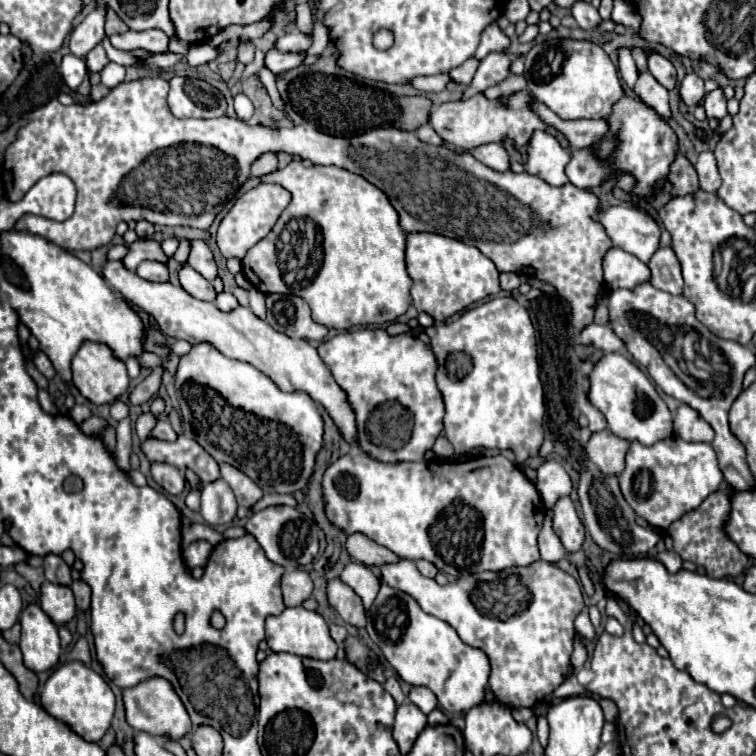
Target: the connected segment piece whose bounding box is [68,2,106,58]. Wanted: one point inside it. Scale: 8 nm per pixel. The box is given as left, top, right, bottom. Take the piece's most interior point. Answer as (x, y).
(90, 33)

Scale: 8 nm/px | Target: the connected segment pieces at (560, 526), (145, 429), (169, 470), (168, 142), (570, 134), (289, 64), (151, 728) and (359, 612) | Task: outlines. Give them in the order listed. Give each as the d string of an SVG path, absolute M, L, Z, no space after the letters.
M570 498L558 500L558 504L554 506L554 532L560 536L566 552L580 550L584 542L584 526Z
M150 412L142 414L142 416L138 418L138 422L136 422L136 432L138 432L140 440L146 440L148 434L150 434L150 430L152 430L152 420L148 420L148 418L150 418Z
M152 464L152 478L168 492L168 494L180 494L186 486L184 474L170 466L170 464Z
M156 76L122 82L112 88L110 94L100 102L64 106L58 100L50 100L46 106L34 110L30 114L30 122L18 130L16 140L6 148L4 154L6 174L2 178L6 200L18 202L36 184L36 180L48 176L48 172L62 172L68 174L76 184L78 202L72 218L64 222L46 218L24 220L22 216L16 222L16 230L26 228L28 232L40 234L64 250L94 250L106 246L116 234L116 224L130 220L206 230L214 222L216 214L224 208L224 204L234 198L240 186L250 178L250 166L258 156L264 152L286 152L302 160L310 160L312 164L336 166L366 178L388 196L390 204L400 216L400 226L404 232L434 232L476 246L496 264L498 272L536 276L540 282L554 286L556 292L570 304L572 324L578 332L592 324L596 296L604 286L602 256L608 248L612 248L612 240L604 236L604 228L592 220L592 212L600 208L598 198L592 192L580 190L570 182L556 188L526 172L496 172L480 164L468 152L456 152L448 146L424 144L416 138L414 132L404 132L398 128L374 128L362 136L338 138L322 134L312 122L304 122L292 128L274 128L264 124L250 126L244 120L228 116L212 120L176 118L168 110L166 94L168 82Z
M534 98L530 100L530 110L538 114L538 118L546 126L560 132L568 140L570 148L586 148L592 142L596 142L600 136L604 136L604 132L608 130L604 120L562 120L550 108L546 108Z
M272 48L268 54L266 54L266 66L274 72L274 74L280 74L284 70L290 70L290 68L298 68L306 58L306 52L280 52L276 48Z
M150 678L132 688L124 688L122 700L124 700L124 710L126 710L126 722L134 730L142 730L156 738L168 738L168 740L180 740L184 734L192 730L190 716L184 704L180 704L180 698L172 692L172 686L168 684L168 680Z
M334 578L334 580L328 580L326 594L328 594L330 606L340 614L344 622L358 628L366 626L366 610L350 586L346 586L340 578Z

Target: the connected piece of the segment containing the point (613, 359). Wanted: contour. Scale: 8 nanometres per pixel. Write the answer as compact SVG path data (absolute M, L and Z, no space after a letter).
M614 352L606 354L590 374L590 402L606 416L608 428L626 440L638 440L646 446L656 444L658 440L670 438L672 428L672 414L666 402L656 392L656 386L650 378L626 356Z

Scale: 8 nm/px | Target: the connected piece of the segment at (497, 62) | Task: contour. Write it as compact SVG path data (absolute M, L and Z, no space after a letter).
M492 52L492 54L488 54L484 60L480 60L480 66L478 66L478 70L476 70L476 74L474 74L474 80L472 80L472 84L464 90L462 100L468 100L470 96L486 90L488 86L500 84L500 82L510 74L508 68L510 68L510 62L512 62L514 58L516 58L514 54L498 54L498 52Z

